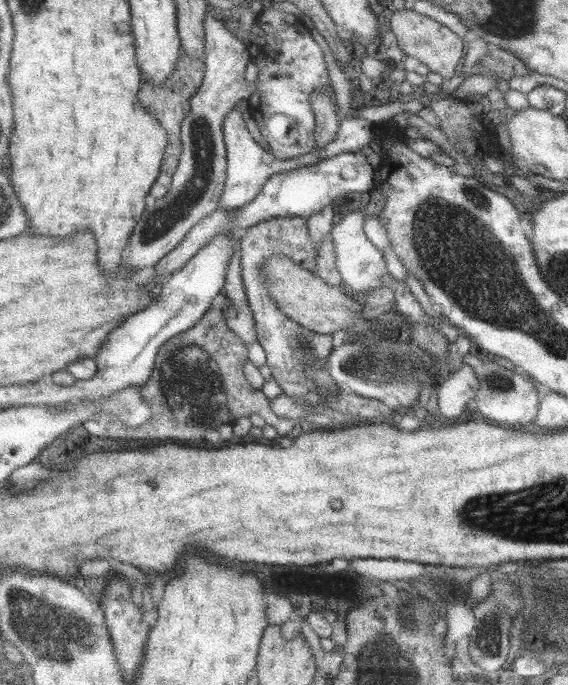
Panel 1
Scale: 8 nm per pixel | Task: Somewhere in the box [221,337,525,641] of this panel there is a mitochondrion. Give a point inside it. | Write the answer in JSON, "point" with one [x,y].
{"point":[399,369]}

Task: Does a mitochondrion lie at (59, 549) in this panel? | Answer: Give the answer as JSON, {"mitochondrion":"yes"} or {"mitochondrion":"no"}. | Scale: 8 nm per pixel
{"mitochondrion":"no"}

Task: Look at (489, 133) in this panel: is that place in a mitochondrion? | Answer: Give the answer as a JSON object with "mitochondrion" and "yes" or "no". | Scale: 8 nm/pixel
{"mitochondrion":"no"}

